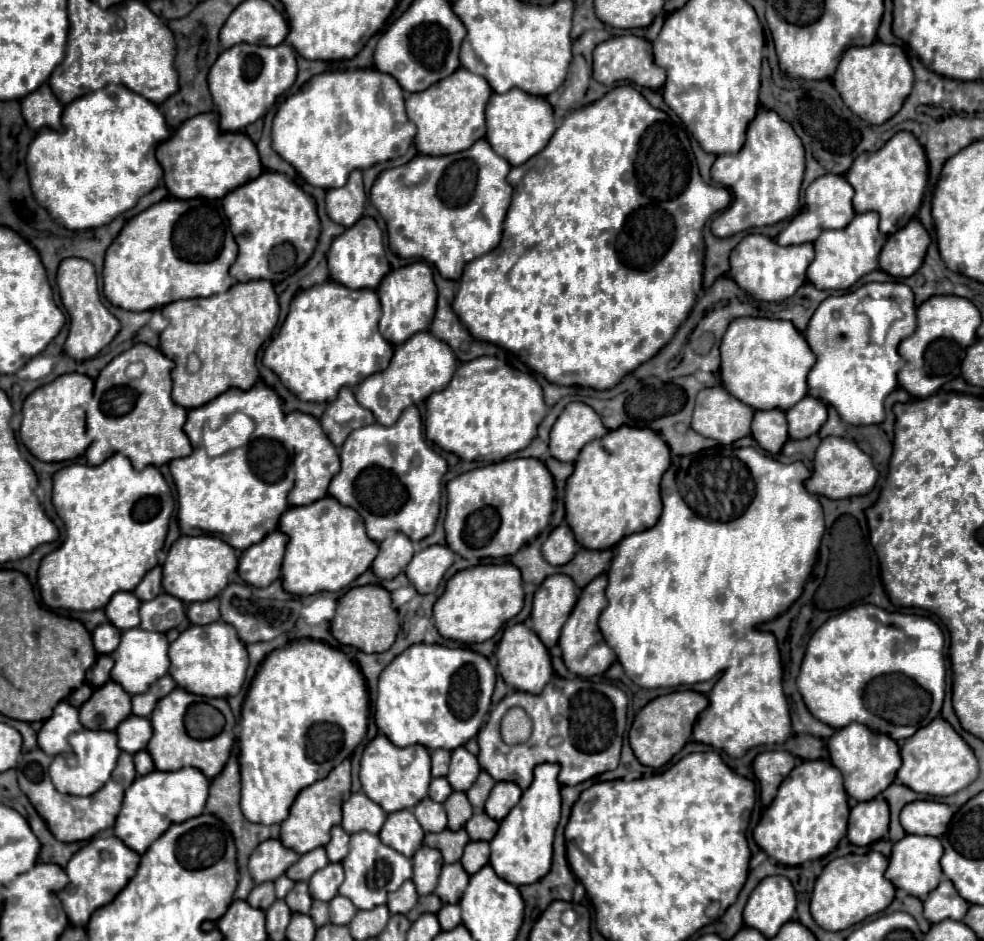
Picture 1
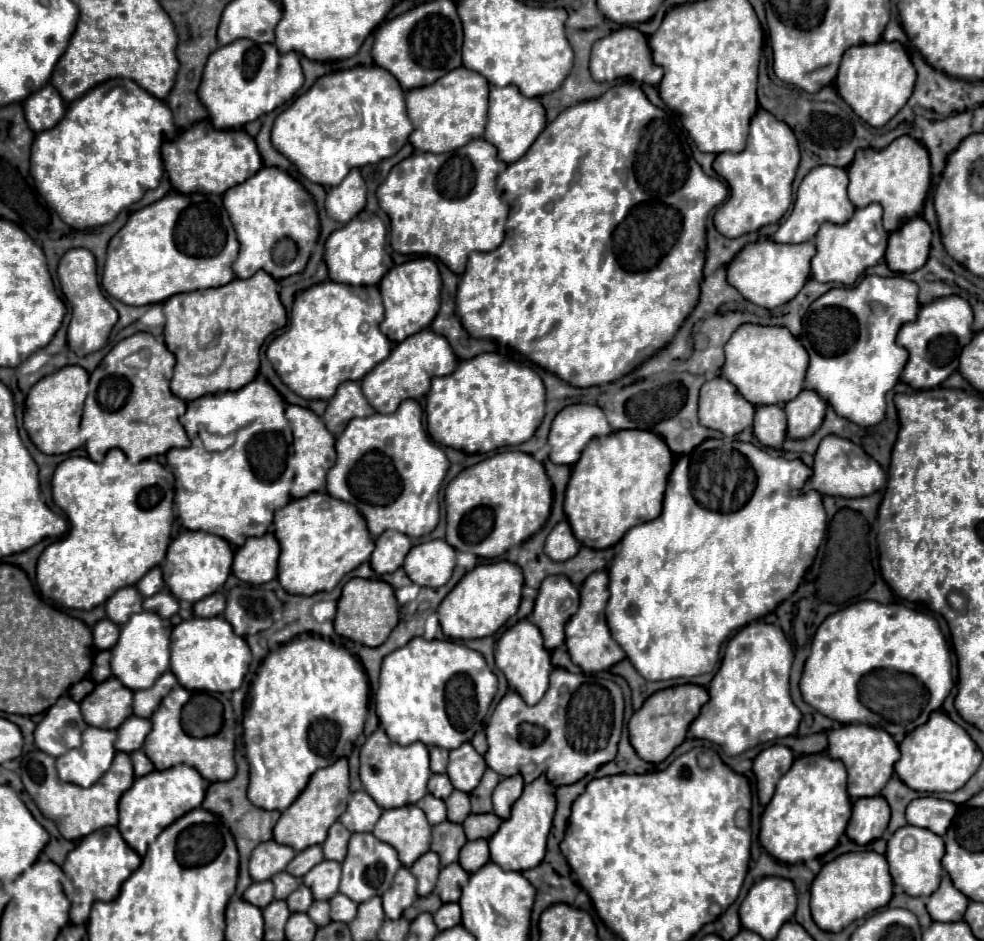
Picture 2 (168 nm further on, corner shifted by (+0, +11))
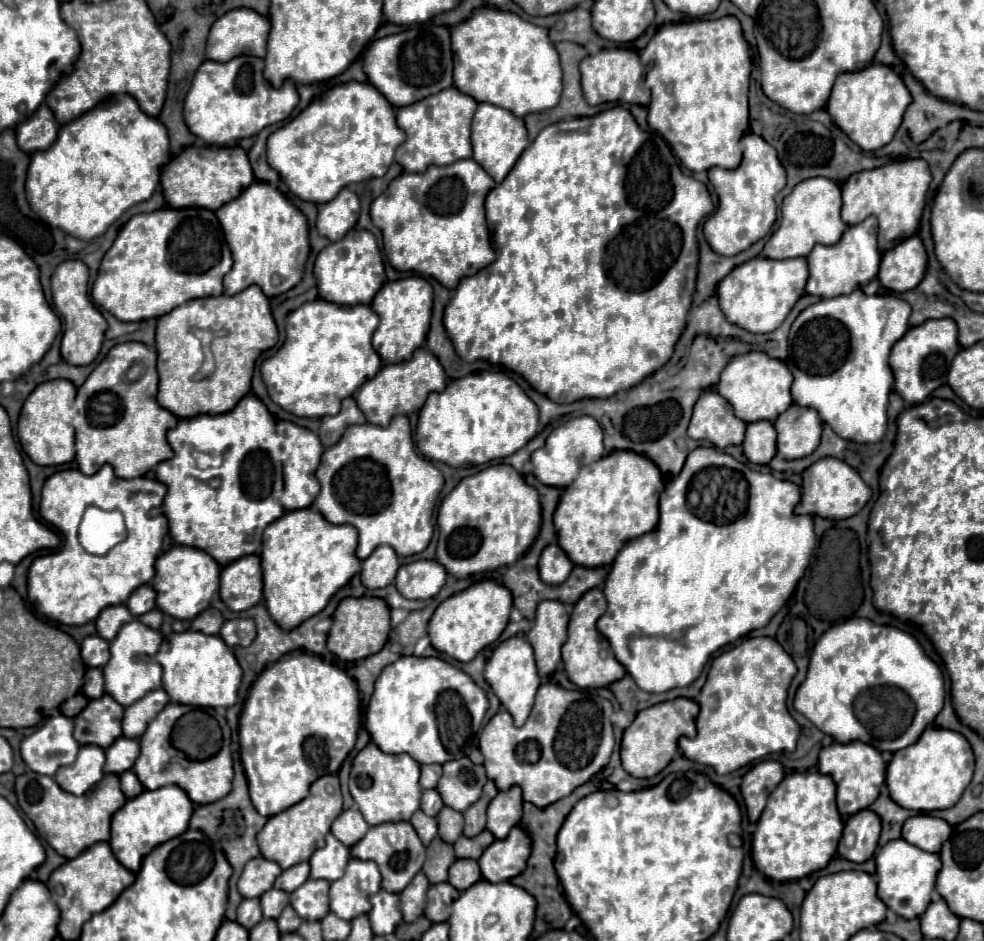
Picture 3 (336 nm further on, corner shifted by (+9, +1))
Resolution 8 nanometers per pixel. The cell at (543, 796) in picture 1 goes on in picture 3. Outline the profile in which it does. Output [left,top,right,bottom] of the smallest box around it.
[479,824,529,882]

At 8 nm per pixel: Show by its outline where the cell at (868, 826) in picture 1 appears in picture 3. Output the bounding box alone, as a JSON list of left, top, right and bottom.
[839,810,881,862]

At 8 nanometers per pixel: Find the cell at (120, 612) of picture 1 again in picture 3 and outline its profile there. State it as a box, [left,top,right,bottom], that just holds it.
[97,604,135,640]

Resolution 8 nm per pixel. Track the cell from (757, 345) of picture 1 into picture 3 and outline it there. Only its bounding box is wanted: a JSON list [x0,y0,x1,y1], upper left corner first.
[717,350,793,424]

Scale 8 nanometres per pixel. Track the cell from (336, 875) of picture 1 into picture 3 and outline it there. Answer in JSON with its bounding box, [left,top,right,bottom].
[291,878,329,920]

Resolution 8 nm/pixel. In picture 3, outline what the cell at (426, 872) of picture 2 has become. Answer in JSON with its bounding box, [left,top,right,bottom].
[399,872,429,922]

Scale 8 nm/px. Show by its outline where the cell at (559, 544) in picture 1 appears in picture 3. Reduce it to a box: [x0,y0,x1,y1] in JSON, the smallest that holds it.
[539,544,573,584]

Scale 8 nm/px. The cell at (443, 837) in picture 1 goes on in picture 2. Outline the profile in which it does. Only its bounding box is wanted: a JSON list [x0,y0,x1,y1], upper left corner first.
[432,822,466,866]

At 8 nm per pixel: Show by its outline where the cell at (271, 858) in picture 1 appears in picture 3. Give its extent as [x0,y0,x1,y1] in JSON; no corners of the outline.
[237,856,281,898]

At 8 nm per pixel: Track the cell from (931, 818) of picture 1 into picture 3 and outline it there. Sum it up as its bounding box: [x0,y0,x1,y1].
[903,814,951,854]

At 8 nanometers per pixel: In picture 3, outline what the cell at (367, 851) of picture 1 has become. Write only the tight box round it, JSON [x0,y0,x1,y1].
[331,858,381,920]

